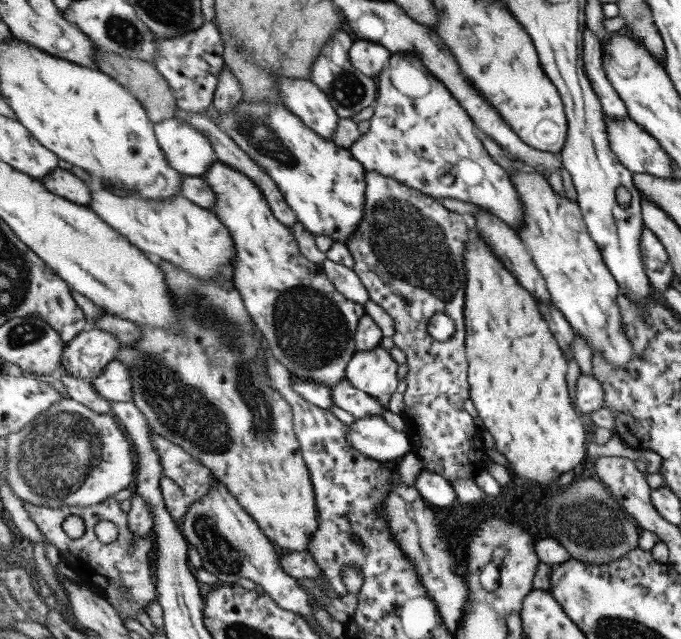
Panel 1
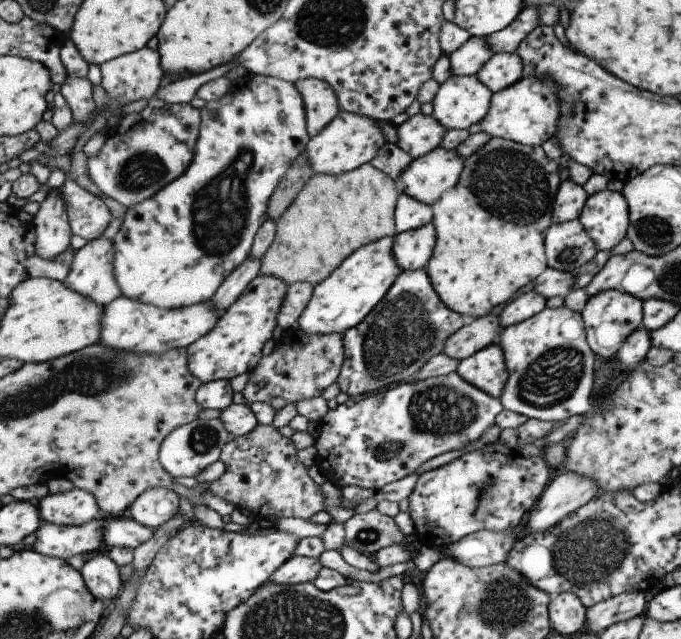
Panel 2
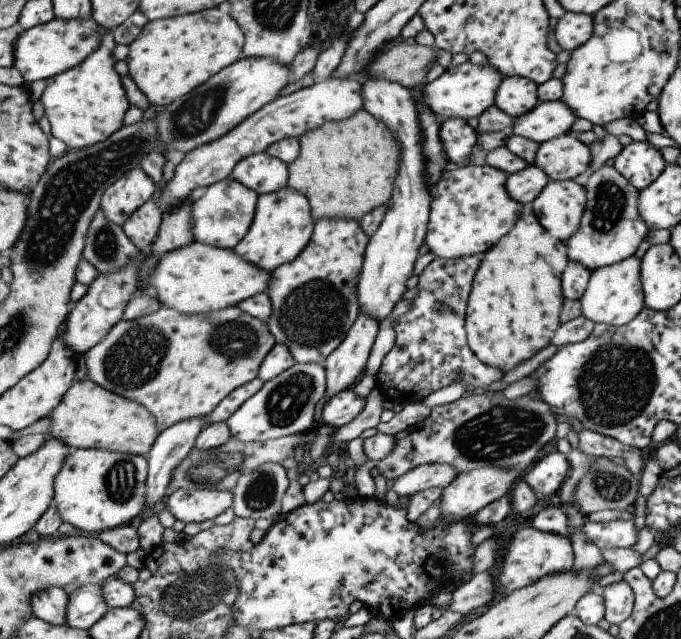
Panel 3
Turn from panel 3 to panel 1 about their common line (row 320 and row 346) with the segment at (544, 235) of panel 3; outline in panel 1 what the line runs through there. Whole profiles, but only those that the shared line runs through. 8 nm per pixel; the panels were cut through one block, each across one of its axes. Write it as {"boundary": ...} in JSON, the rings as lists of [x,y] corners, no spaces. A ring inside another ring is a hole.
{"boundary":[[[476,227],[471,234],[473,237],[464,256],[468,270],[465,316],[470,400],[482,419],[485,431],[494,436],[498,452],[506,457],[517,477],[532,480],[543,487],[552,487],[562,474],[571,472],[588,456],[587,428],[575,412],[576,406],[571,402],[571,392],[567,386],[568,357],[552,333],[548,319],[540,311],[532,291],[504,265],[503,259],[492,251]]]}

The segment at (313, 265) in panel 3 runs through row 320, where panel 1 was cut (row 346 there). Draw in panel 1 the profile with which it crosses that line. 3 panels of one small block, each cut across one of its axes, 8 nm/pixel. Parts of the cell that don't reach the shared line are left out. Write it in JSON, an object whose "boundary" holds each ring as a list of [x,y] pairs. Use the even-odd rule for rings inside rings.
{"boundary":[[[217,159],[201,177],[215,191],[216,203],[213,213],[225,223],[225,226],[228,226],[236,243],[238,255],[232,264],[232,270],[236,271],[234,285],[244,298],[244,303],[258,330],[268,342],[269,351],[293,375],[329,387],[341,384],[347,379],[349,361],[357,352],[355,334],[360,320],[366,315],[364,305],[349,300],[341,294],[329,276],[324,273],[323,267],[310,262],[299,252],[293,232],[273,214],[268,199],[249,175]]]}

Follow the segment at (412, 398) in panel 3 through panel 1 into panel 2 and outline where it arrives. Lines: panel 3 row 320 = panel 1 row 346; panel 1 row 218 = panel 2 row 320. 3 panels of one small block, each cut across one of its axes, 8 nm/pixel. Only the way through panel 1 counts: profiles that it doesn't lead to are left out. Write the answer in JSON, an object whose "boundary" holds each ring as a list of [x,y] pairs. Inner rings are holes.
{"boundary":[[[426,267],[405,271],[376,309],[363,322],[344,334],[346,357],[338,378],[338,386],[349,398],[359,399],[401,383],[411,383],[433,357],[444,352],[449,338],[464,326],[465,317],[444,303],[444,299],[436,291],[436,286],[433,286]]]}

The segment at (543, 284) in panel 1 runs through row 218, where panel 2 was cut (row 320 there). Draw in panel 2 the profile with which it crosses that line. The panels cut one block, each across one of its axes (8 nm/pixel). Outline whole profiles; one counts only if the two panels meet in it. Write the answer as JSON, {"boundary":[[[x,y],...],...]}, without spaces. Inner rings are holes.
{"boundary":[[[489,313],[484,317],[475,318],[472,323],[465,325],[449,338],[443,353],[462,361],[499,342],[504,329],[500,314]]]}

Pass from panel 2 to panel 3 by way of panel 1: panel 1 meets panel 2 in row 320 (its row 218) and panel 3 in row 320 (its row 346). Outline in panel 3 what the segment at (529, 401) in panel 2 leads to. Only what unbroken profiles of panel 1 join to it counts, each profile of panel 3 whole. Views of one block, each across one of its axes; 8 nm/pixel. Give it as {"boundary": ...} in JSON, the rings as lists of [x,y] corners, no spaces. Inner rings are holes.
{"boundary":[[[633,255],[621,262],[594,270],[581,299],[583,315],[596,324],[622,327],[635,320],[646,307],[642,280],[642,259]]]}

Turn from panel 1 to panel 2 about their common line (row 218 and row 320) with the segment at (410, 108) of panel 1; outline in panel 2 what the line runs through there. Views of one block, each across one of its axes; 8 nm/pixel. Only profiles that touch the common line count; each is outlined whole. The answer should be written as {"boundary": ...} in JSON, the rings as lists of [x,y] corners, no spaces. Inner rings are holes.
{"boundary":[[[535,290],[529,291],[506,305],[500,313],[500,321],[504,328],[507,328],[533,318],[545,310],[545,306],[547,306],[546,296]]]}

